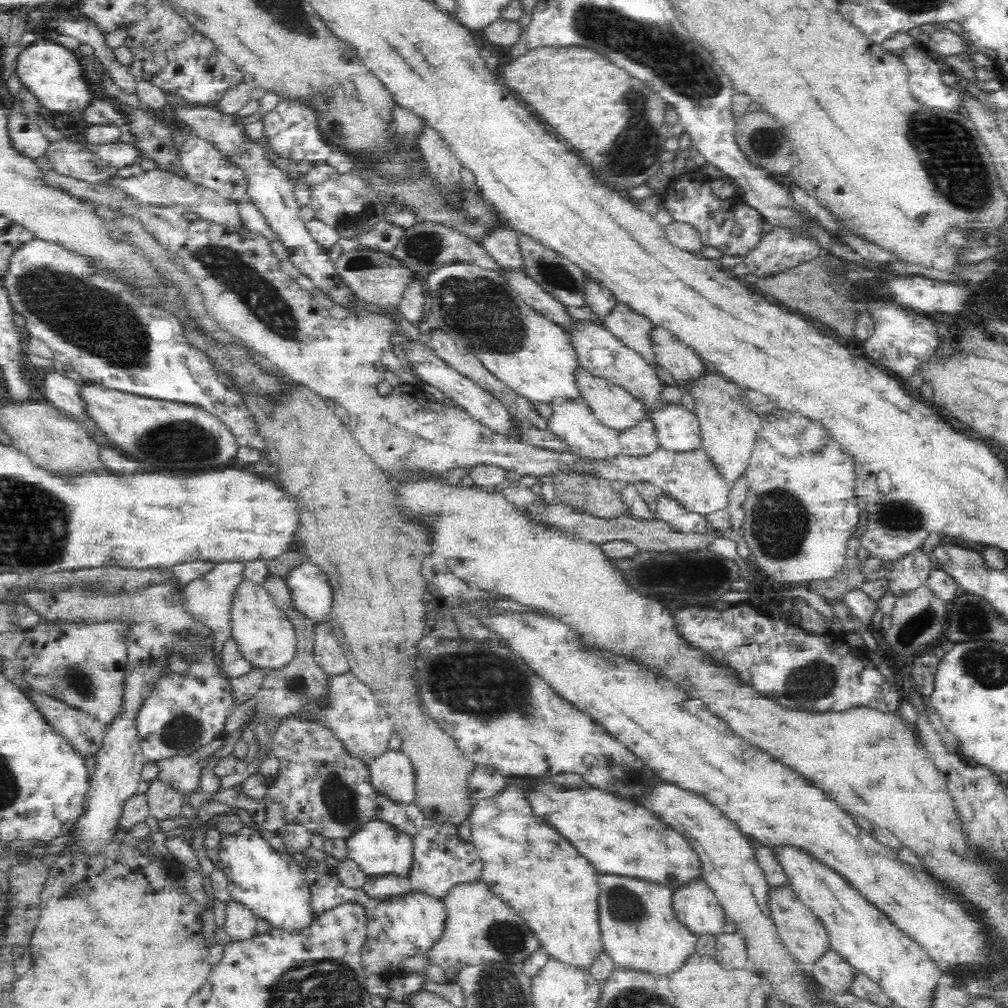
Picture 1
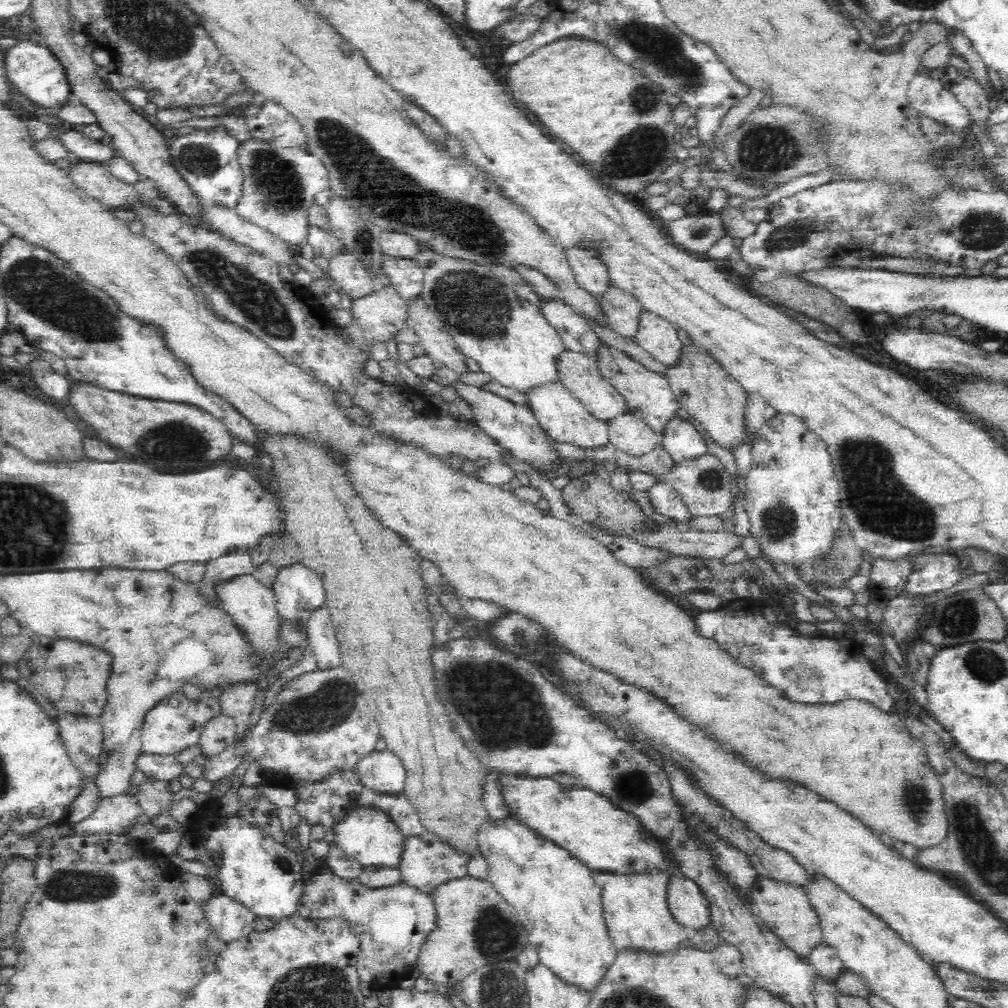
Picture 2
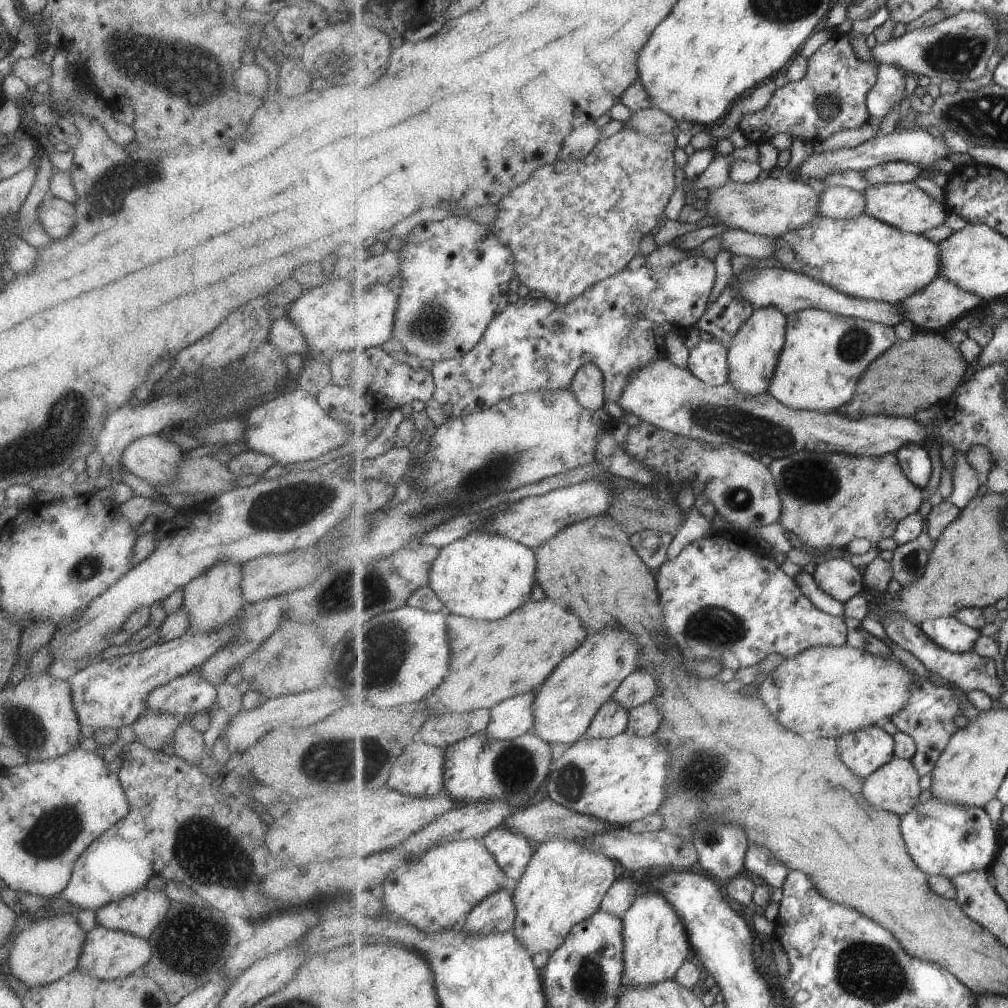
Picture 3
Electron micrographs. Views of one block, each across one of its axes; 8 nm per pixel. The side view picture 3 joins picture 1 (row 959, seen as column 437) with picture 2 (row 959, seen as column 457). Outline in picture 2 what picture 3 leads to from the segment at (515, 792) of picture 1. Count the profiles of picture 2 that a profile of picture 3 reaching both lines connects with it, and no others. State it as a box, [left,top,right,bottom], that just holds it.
[476,818,617,990]

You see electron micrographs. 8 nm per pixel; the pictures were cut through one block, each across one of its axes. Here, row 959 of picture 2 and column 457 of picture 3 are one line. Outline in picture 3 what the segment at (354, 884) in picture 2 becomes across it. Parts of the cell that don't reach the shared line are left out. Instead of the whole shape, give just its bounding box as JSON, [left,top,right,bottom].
[431,254,717,420]

